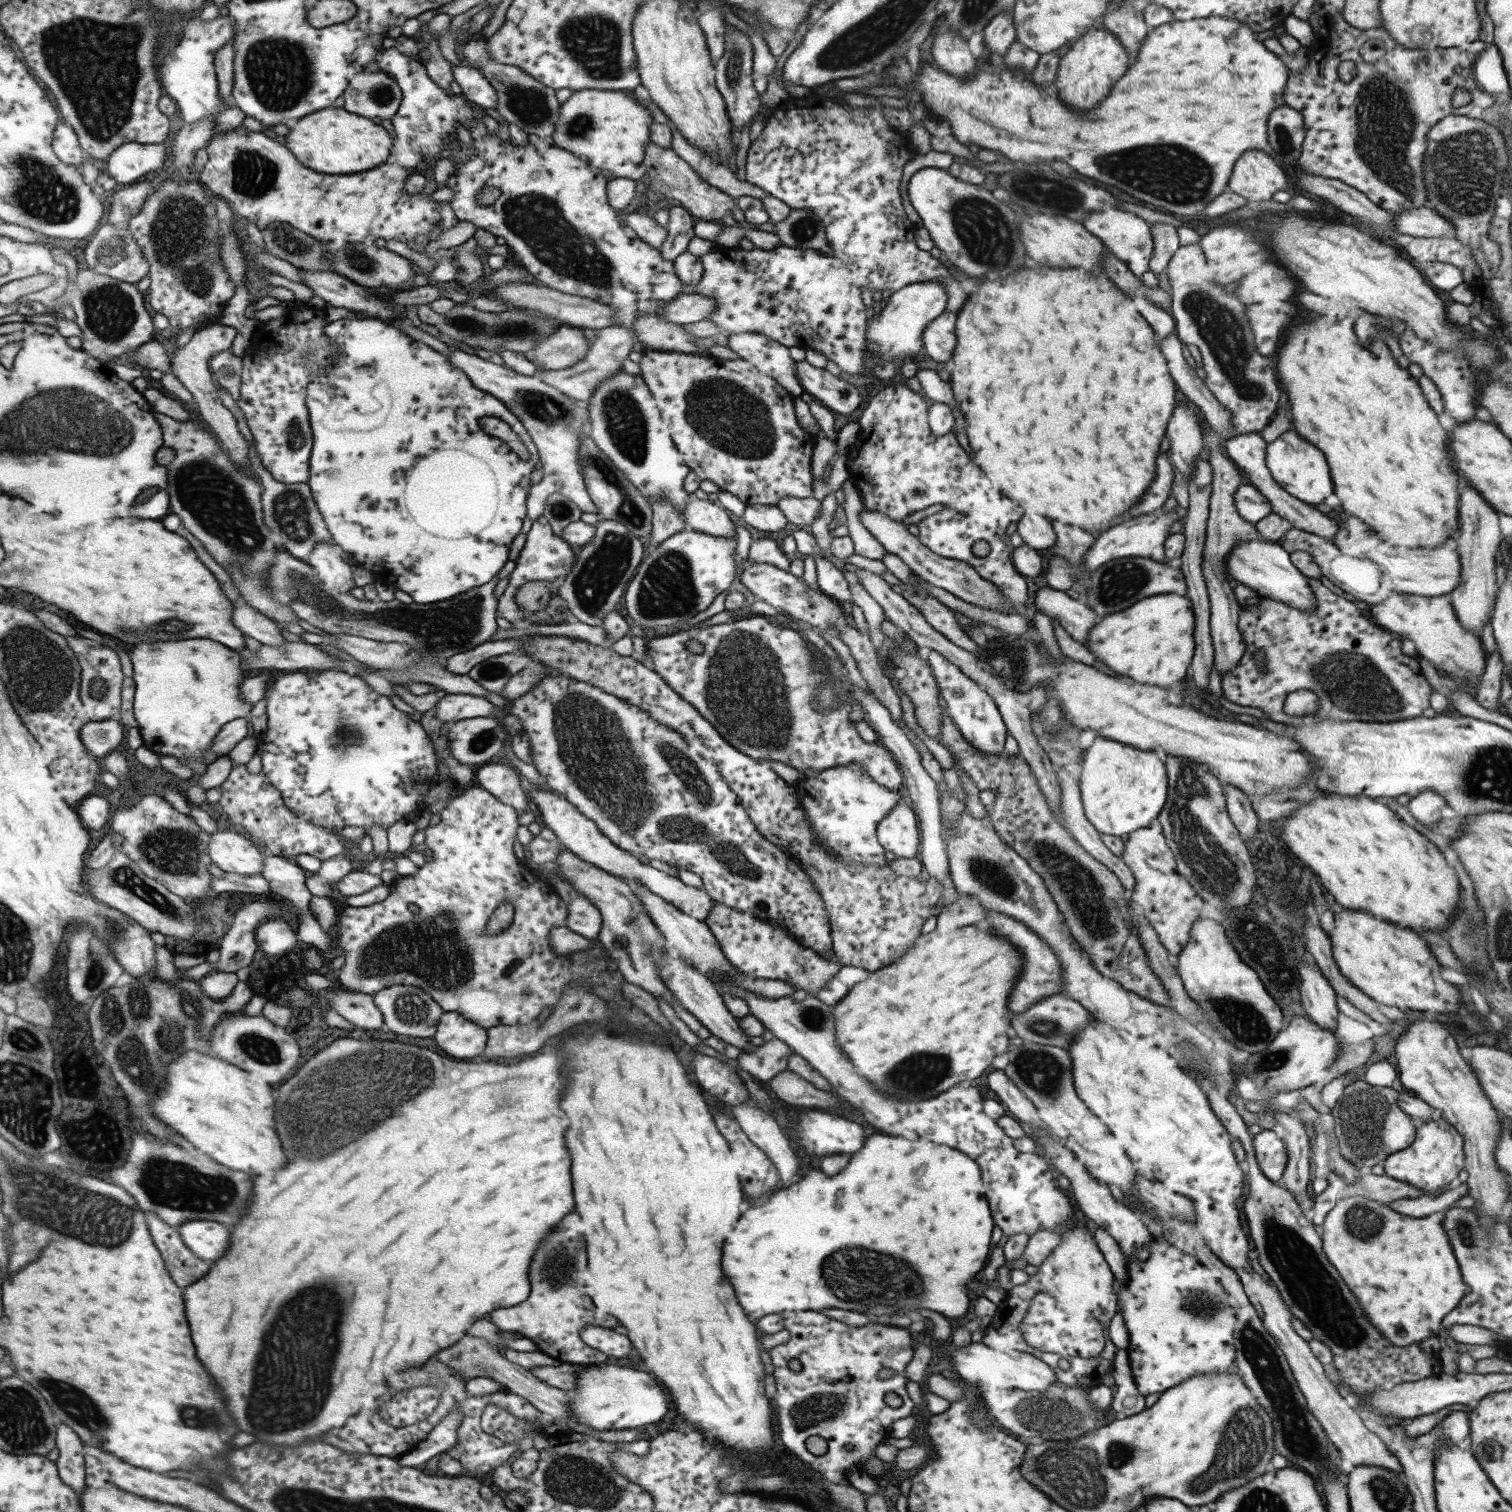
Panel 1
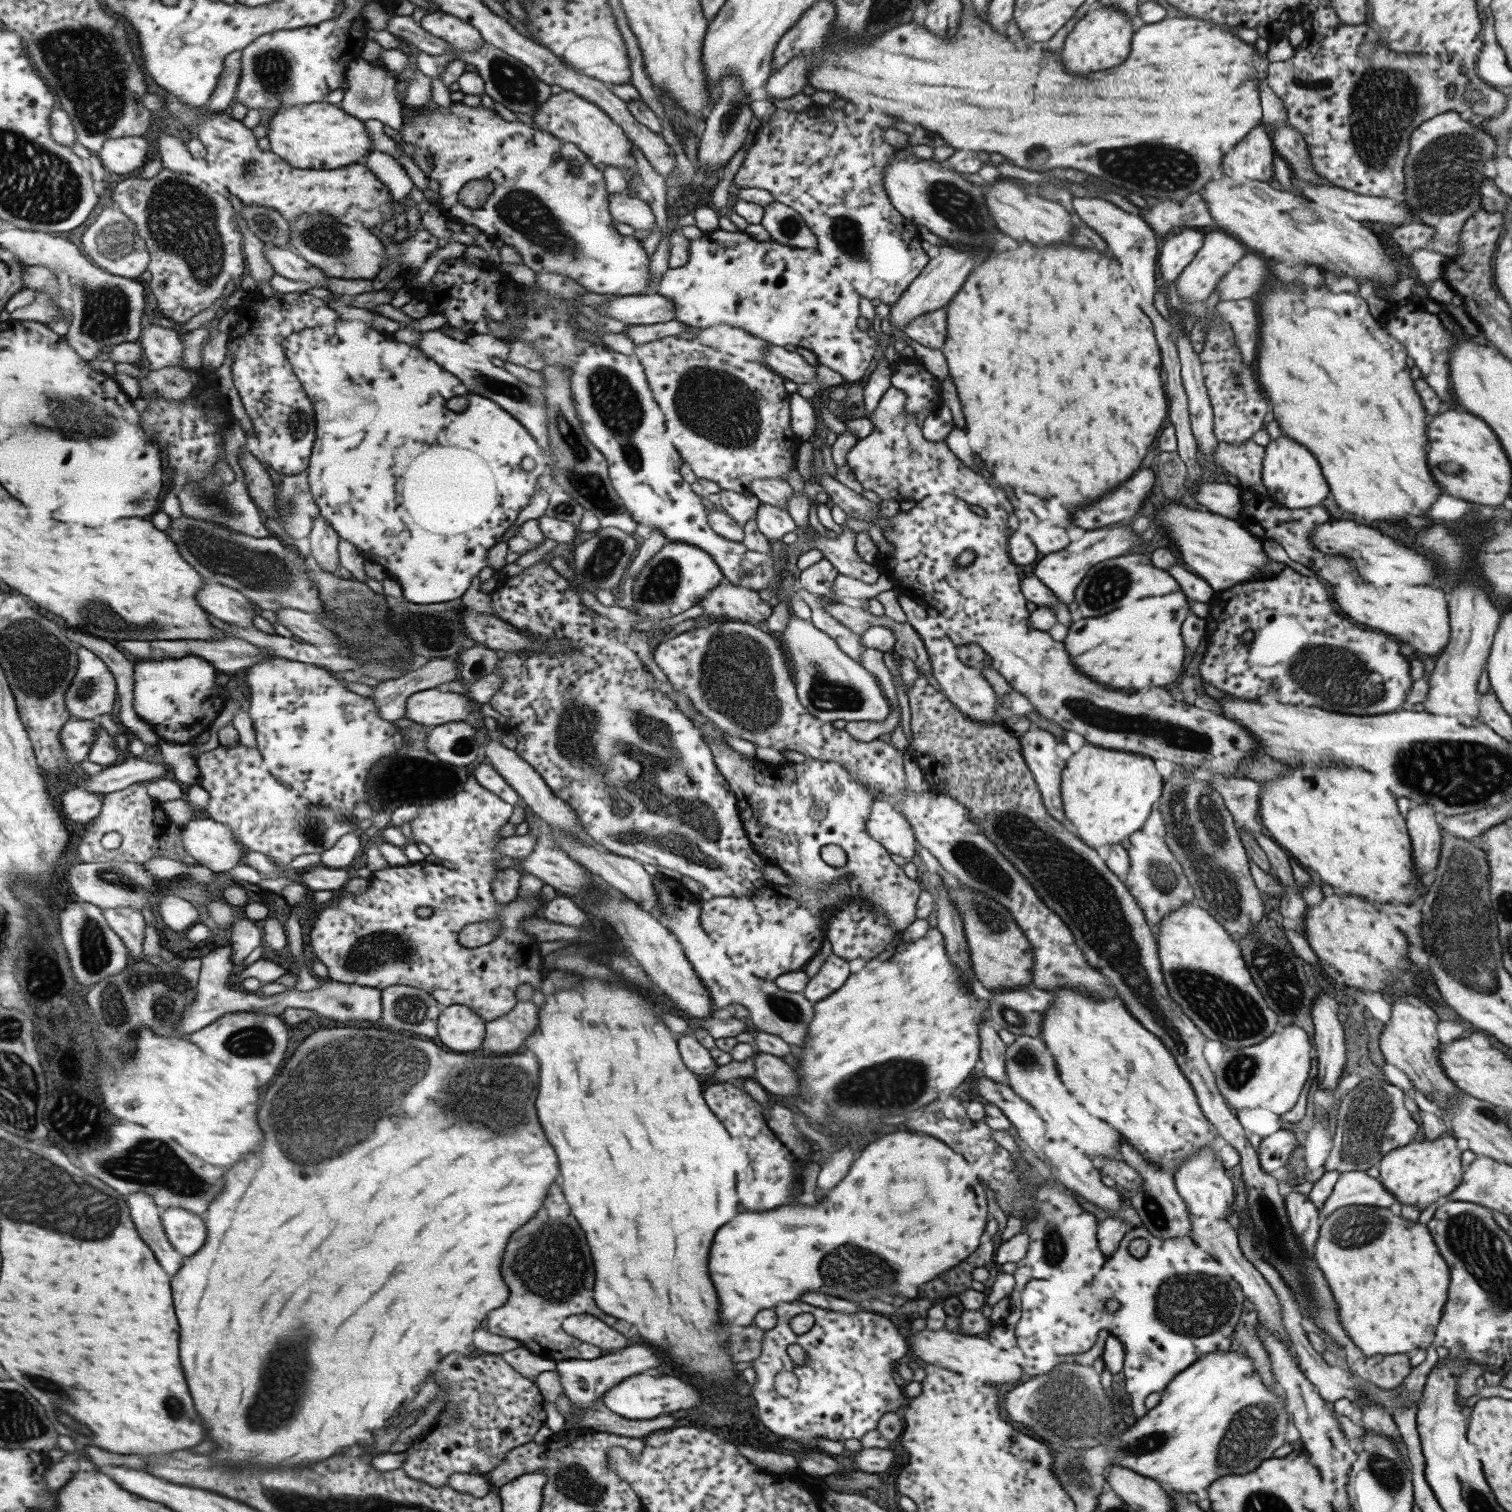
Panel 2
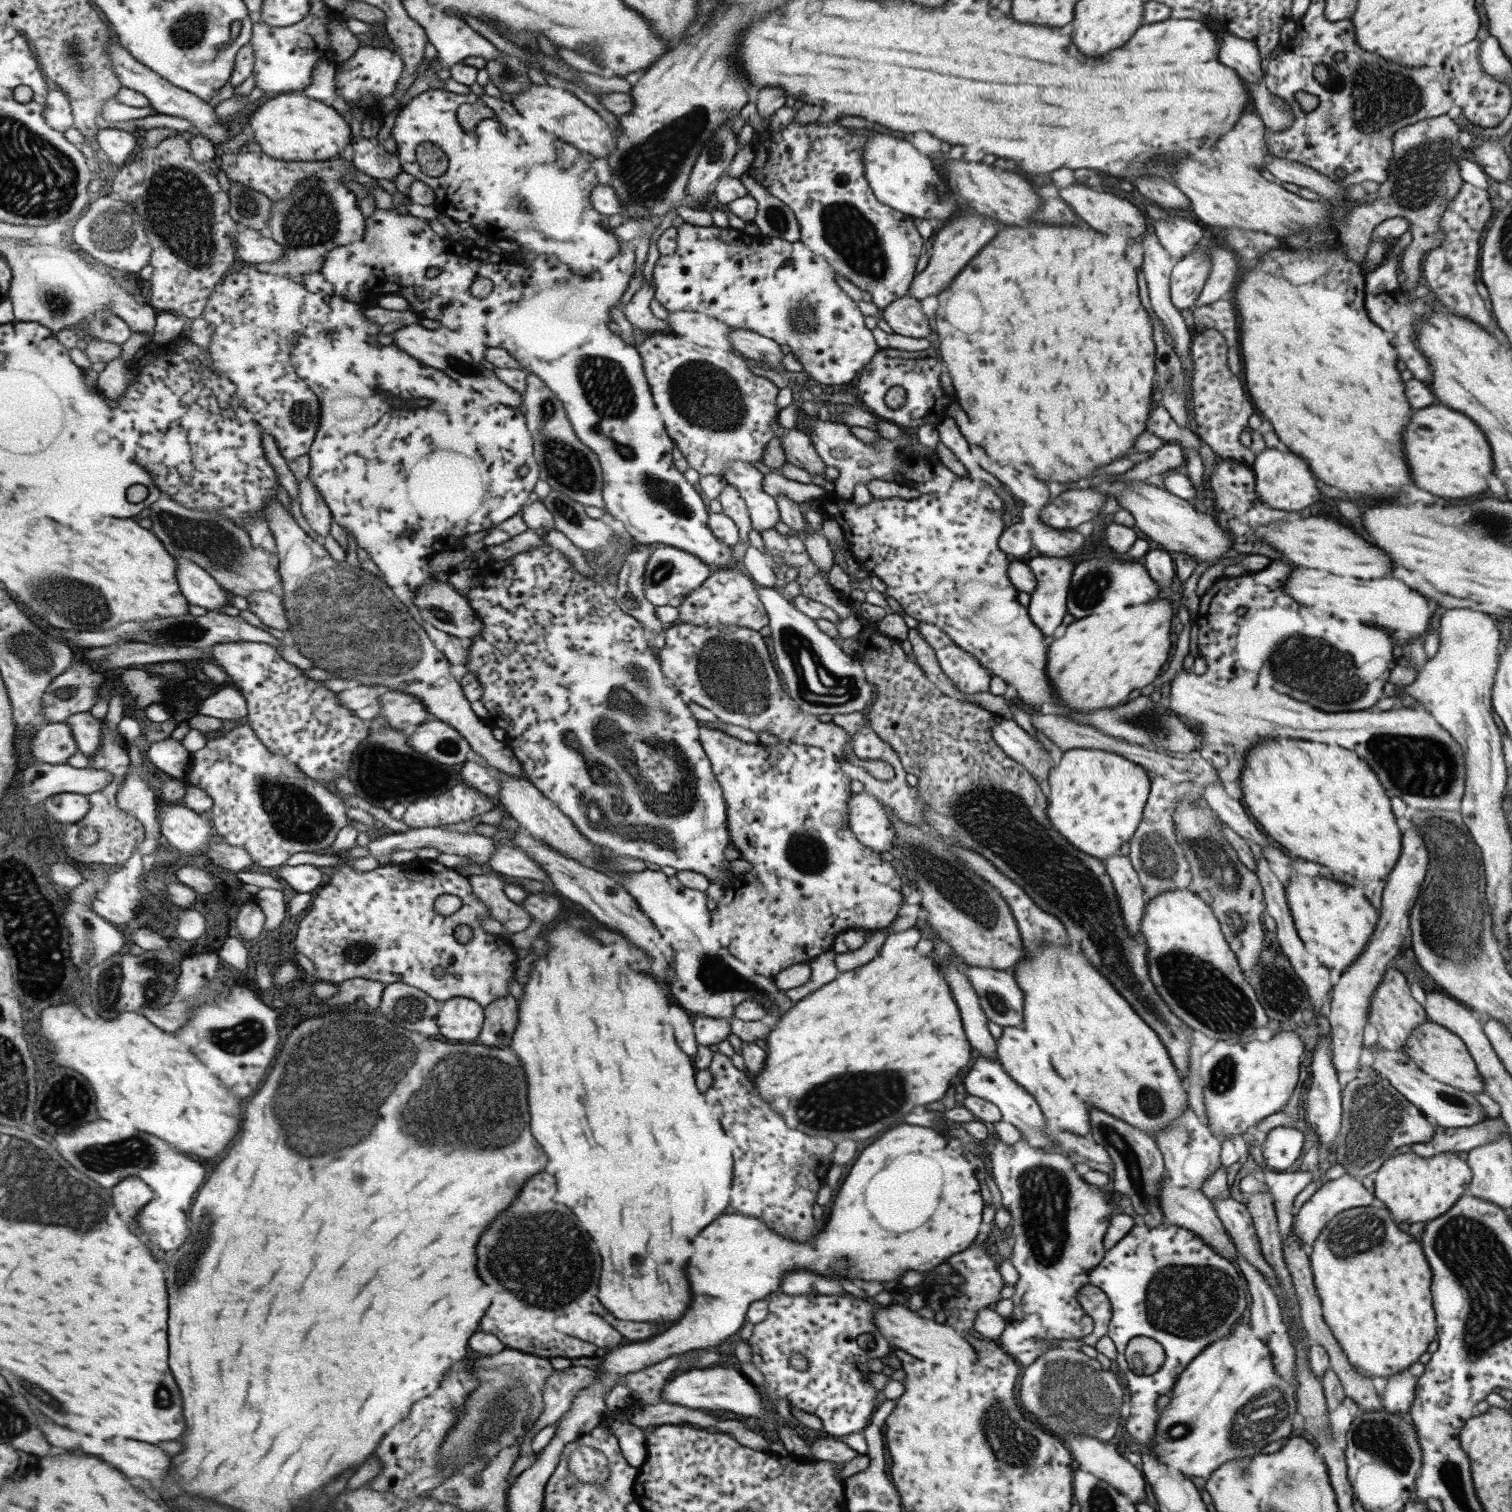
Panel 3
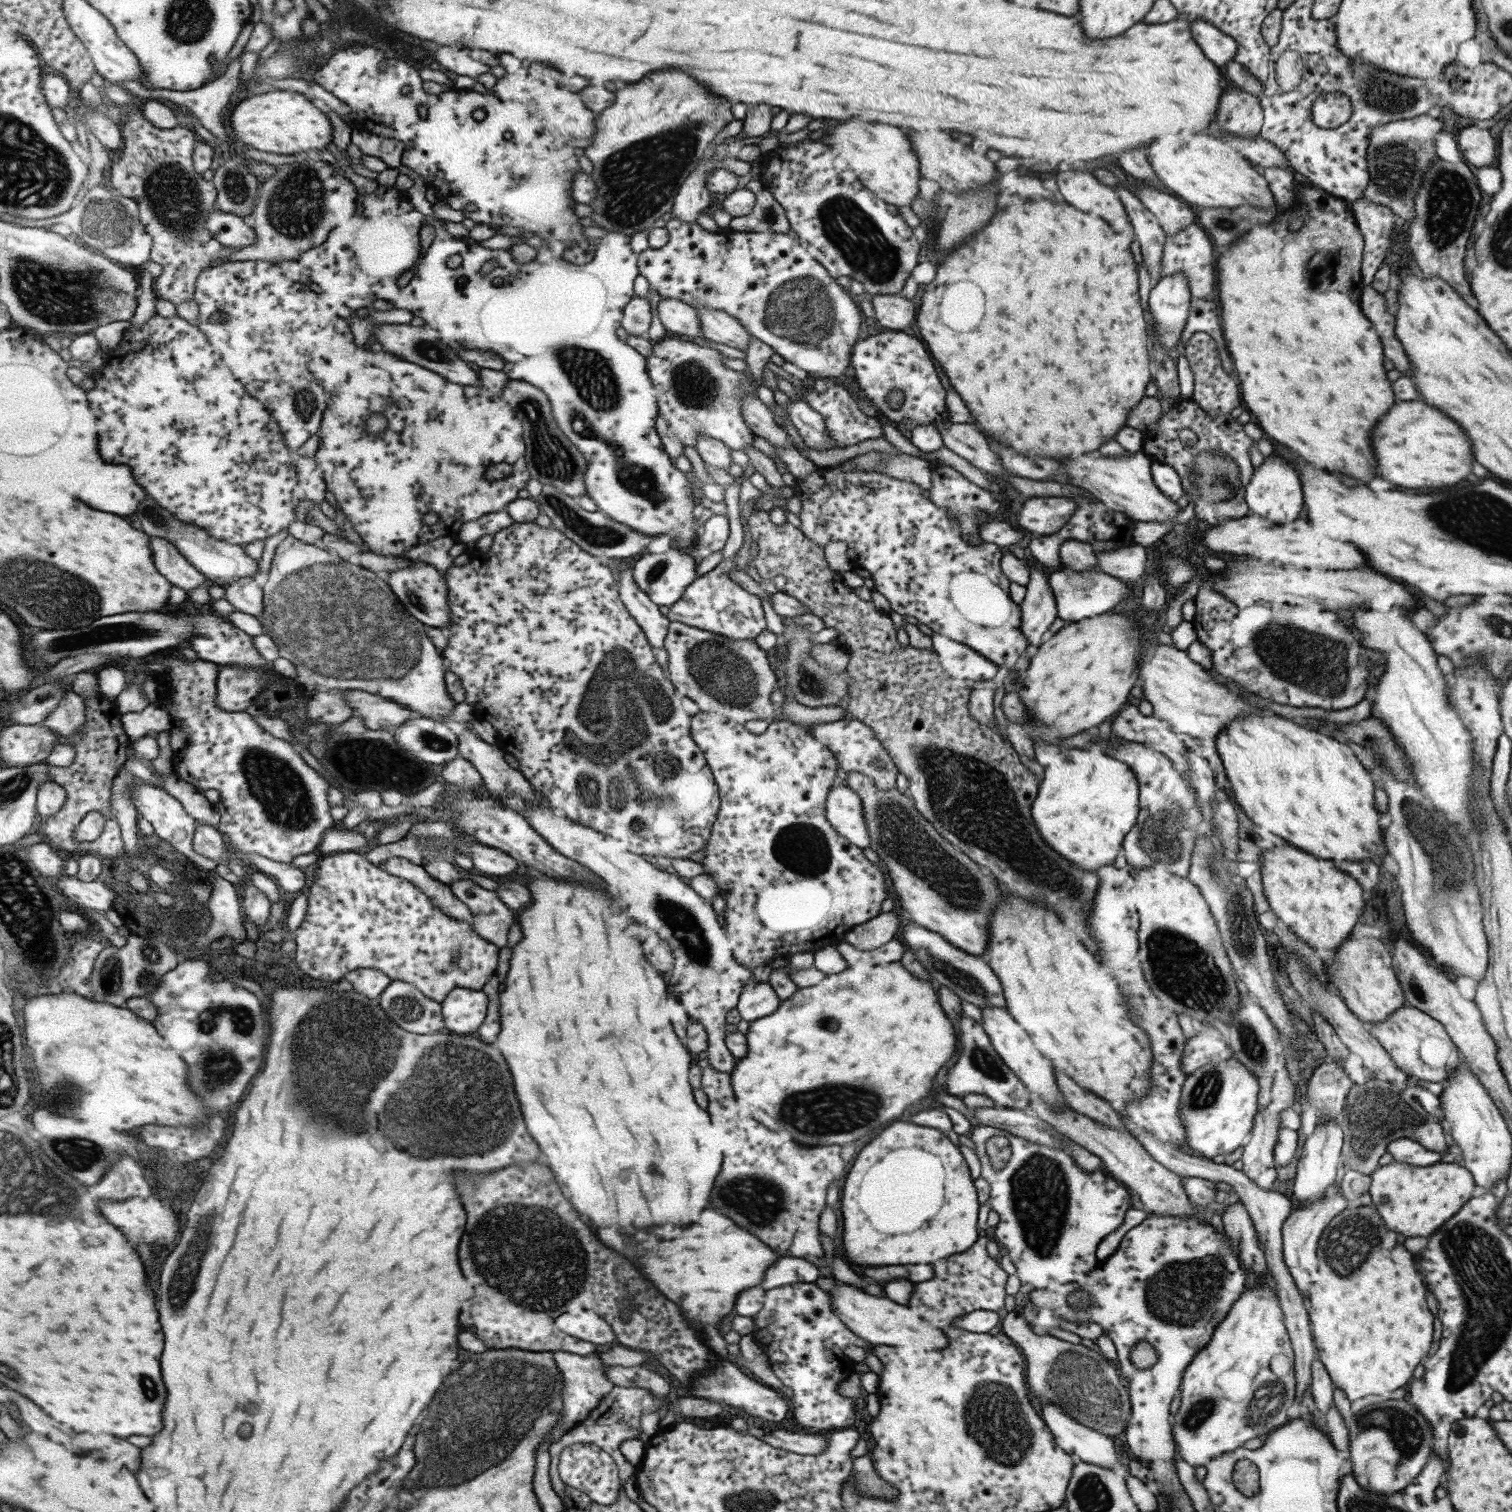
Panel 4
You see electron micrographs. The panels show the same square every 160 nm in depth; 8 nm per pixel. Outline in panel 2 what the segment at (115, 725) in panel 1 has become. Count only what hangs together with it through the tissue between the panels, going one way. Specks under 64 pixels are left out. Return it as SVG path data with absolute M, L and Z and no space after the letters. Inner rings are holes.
M73 718L64 726L60 737L64 743L64 751L73 764L88 758L100 728L98 720L77 718Z

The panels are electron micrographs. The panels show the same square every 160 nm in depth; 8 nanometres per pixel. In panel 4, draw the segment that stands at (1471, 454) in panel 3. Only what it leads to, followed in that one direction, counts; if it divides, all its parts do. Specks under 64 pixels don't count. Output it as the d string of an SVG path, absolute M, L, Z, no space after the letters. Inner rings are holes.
M1397 402L1373 428L1379 478L1401 488L1447 488L1471 472L1471 444L1459 426L1423 402Z

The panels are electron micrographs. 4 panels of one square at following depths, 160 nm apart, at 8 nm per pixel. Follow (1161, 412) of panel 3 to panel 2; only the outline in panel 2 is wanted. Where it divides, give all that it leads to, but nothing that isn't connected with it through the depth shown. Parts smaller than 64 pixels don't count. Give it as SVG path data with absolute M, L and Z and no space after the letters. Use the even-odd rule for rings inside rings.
M1250 438L1239 444L1218 442L1212 452L1219 470L1232 474L1239 482L1239 487L1252 490L1273 501L1261 482L1261 463L1264 446L1255 444Z

